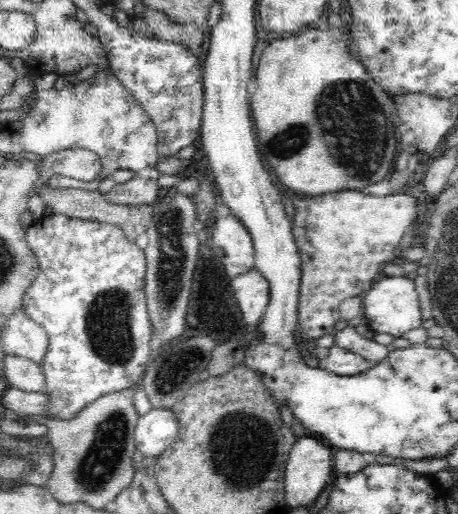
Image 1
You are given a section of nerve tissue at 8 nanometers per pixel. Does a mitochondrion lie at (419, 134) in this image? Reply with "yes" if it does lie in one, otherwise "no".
no

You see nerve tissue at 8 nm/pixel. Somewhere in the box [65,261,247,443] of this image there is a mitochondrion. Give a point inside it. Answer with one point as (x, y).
(108, 329)

